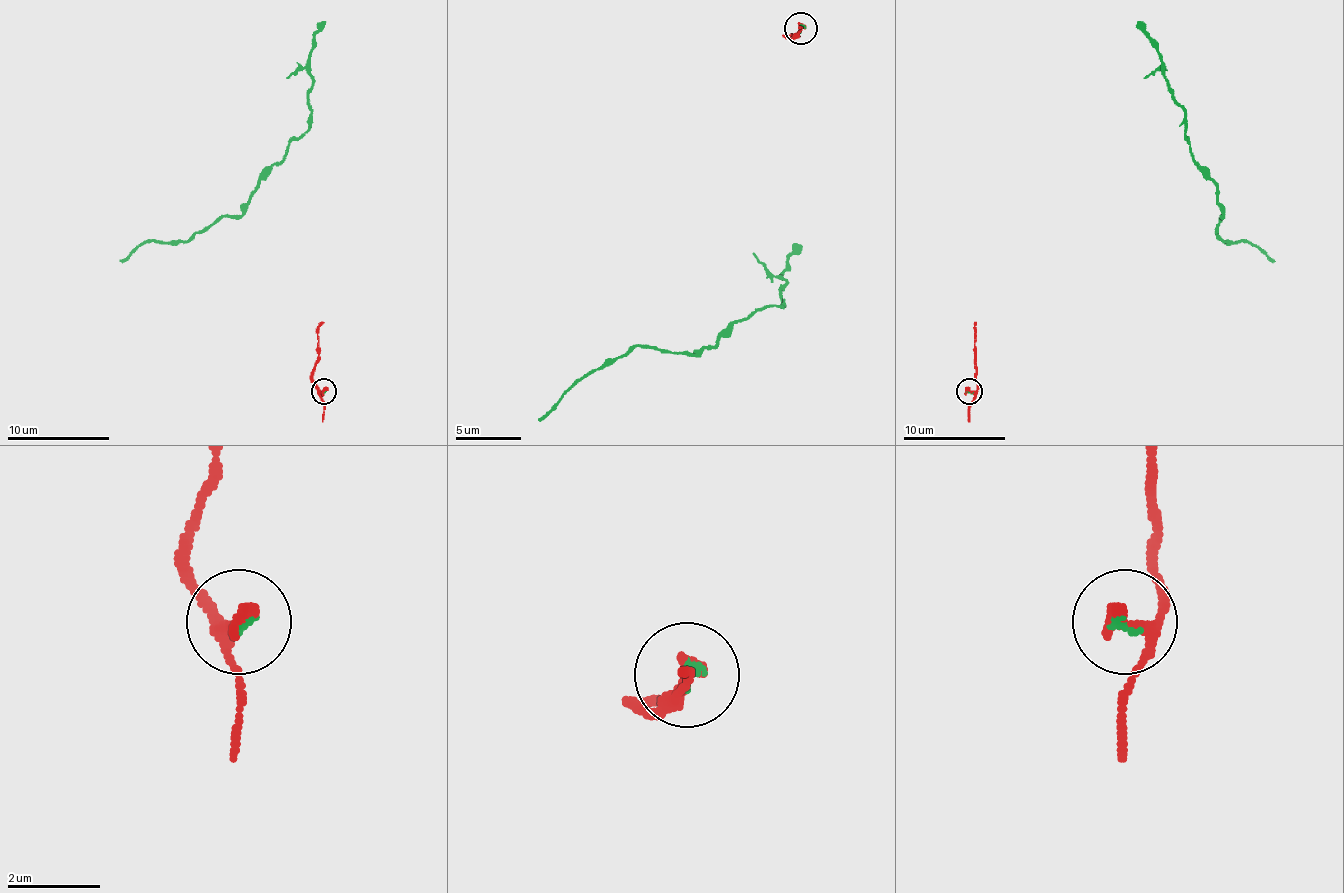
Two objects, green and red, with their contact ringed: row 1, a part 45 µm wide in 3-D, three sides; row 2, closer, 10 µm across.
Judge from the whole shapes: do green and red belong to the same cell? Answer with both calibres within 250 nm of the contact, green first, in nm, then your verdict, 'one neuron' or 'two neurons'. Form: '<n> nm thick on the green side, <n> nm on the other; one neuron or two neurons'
100 nm thick on the green side, 280 nm on the other; one neuron

